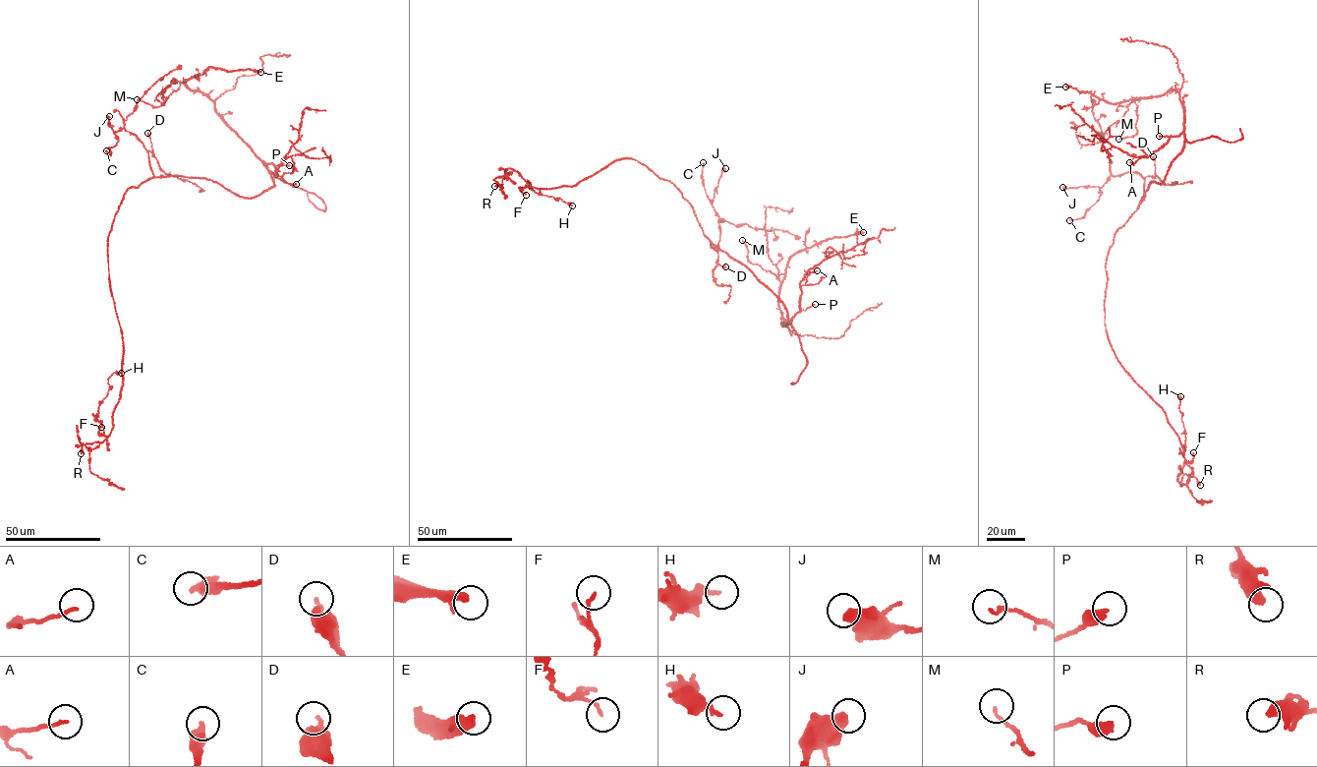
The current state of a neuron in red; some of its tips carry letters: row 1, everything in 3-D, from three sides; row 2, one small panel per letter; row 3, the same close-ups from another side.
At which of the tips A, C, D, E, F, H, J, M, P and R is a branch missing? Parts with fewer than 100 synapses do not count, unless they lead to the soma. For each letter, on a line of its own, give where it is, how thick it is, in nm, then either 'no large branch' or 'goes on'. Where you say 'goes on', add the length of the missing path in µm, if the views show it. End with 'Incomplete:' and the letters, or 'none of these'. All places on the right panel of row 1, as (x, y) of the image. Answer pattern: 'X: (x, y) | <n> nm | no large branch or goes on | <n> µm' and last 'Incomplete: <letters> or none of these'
A: (1129, 162) | 140 nm | no large branch
C: (1069, 220) | 320 nm | no large branch
D: (1153, 156) | 280 nm | no large branch
E: (1065, 87) | 240 nm | no large branch
F: (1193, 452) | 130 nm | no large branch
H: (1180, 396) | 180 nm | no large branch
J: (1062, 187) | 550 nm | no large branch
M: (1118, 139) | 120 nm | no large branch
P: (1159, 136) | 420 nm | no large branch
R: (1200, 485) | 360 nm | no large branch
Incomplete: none of these

